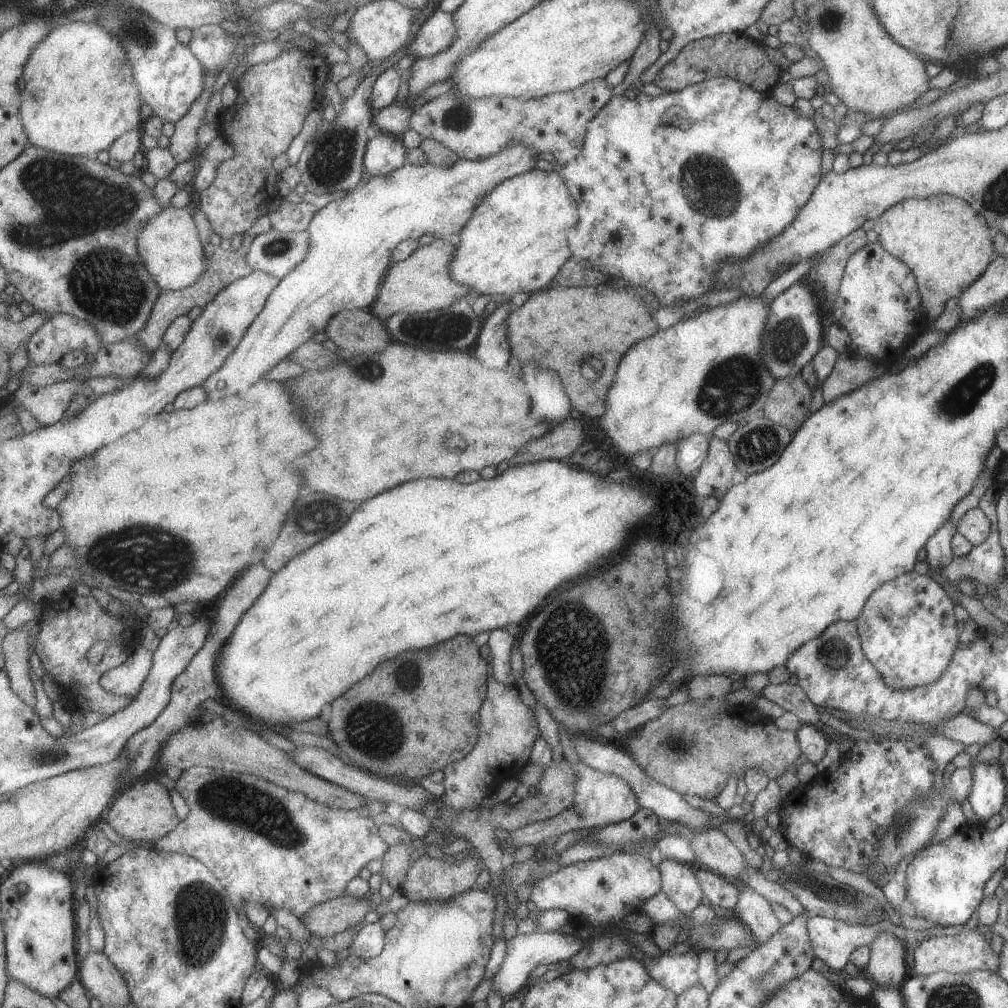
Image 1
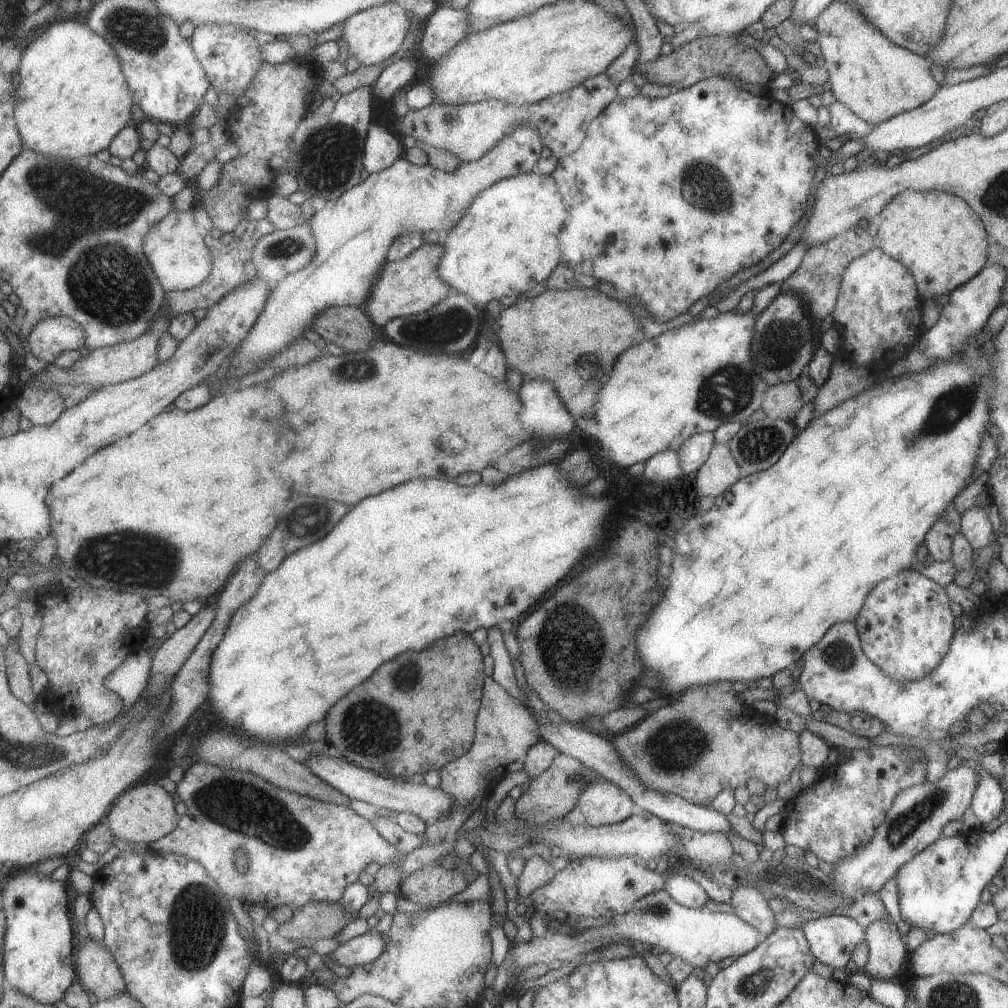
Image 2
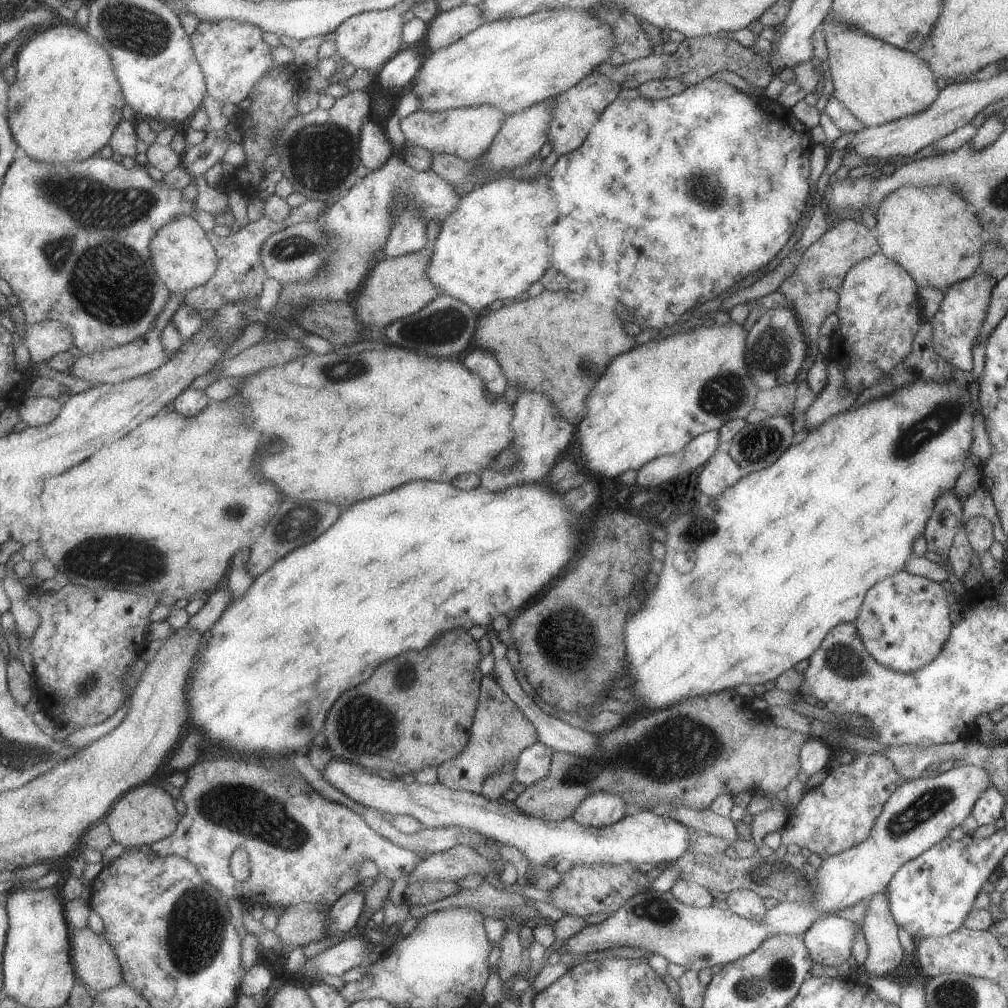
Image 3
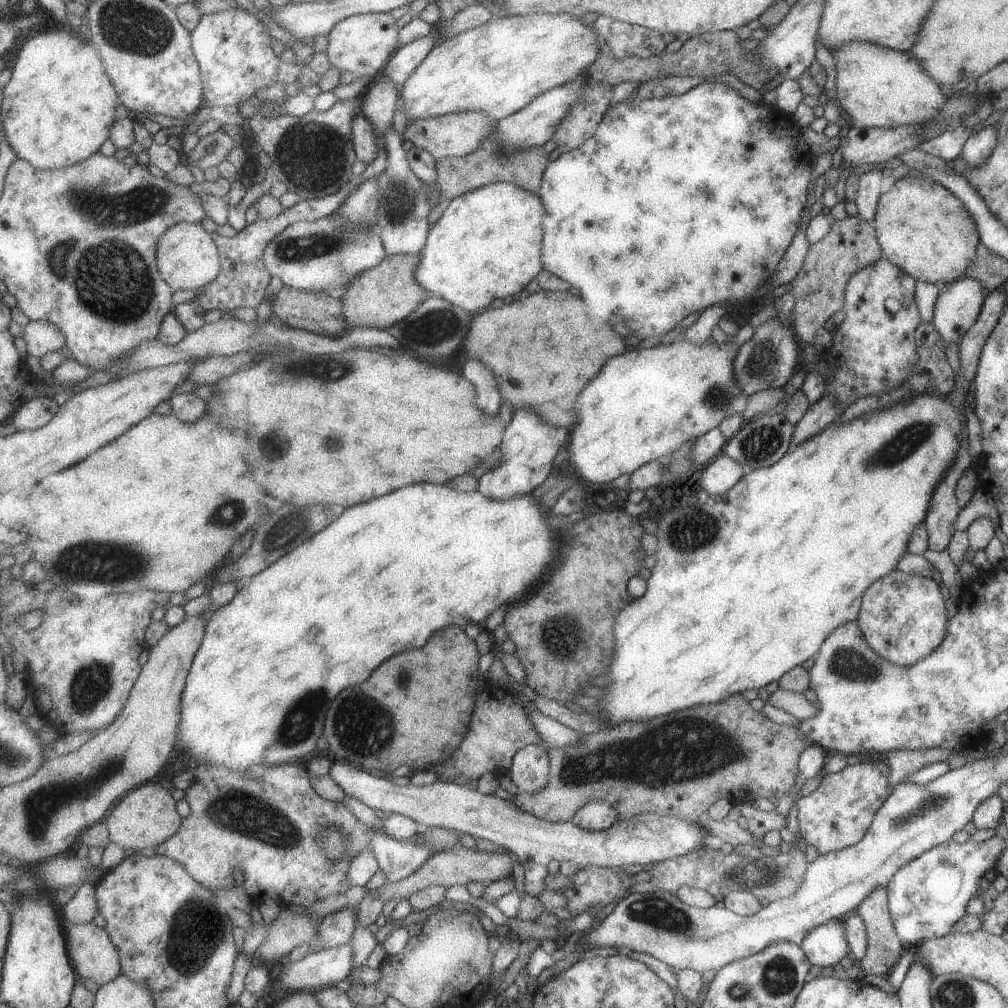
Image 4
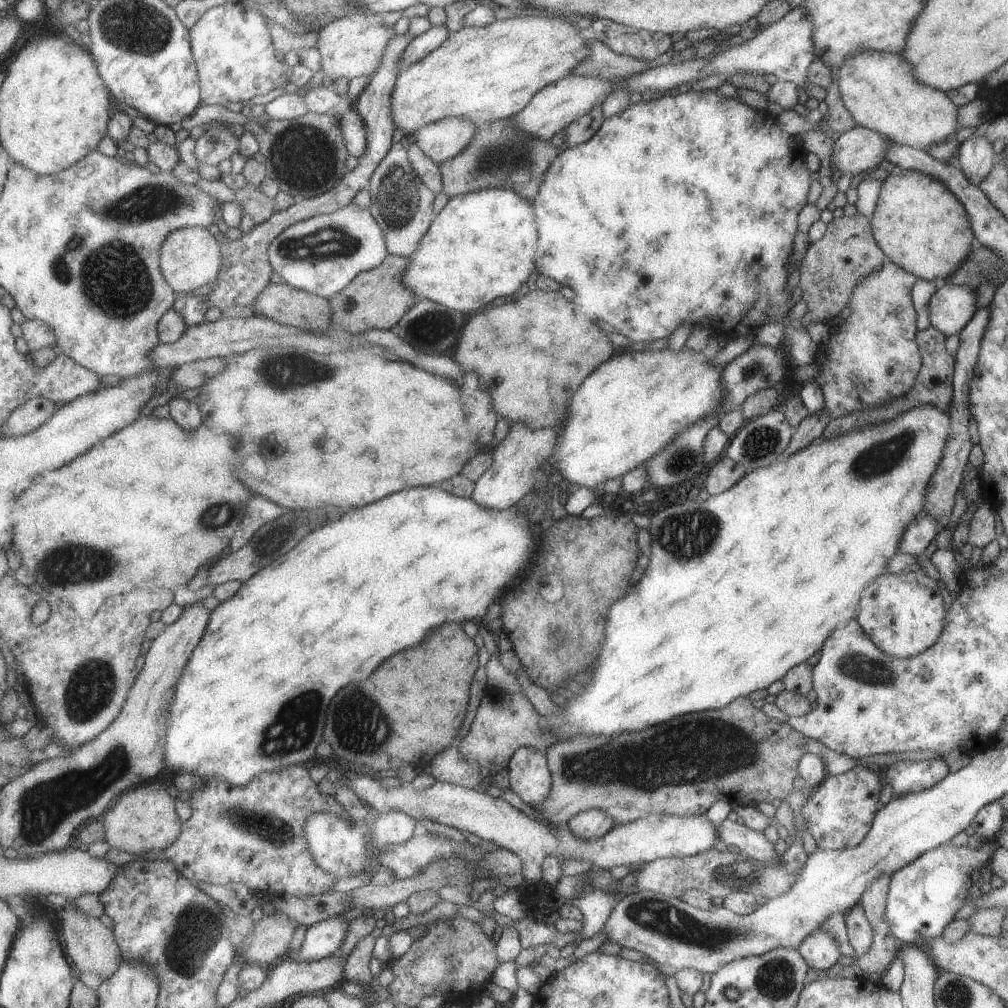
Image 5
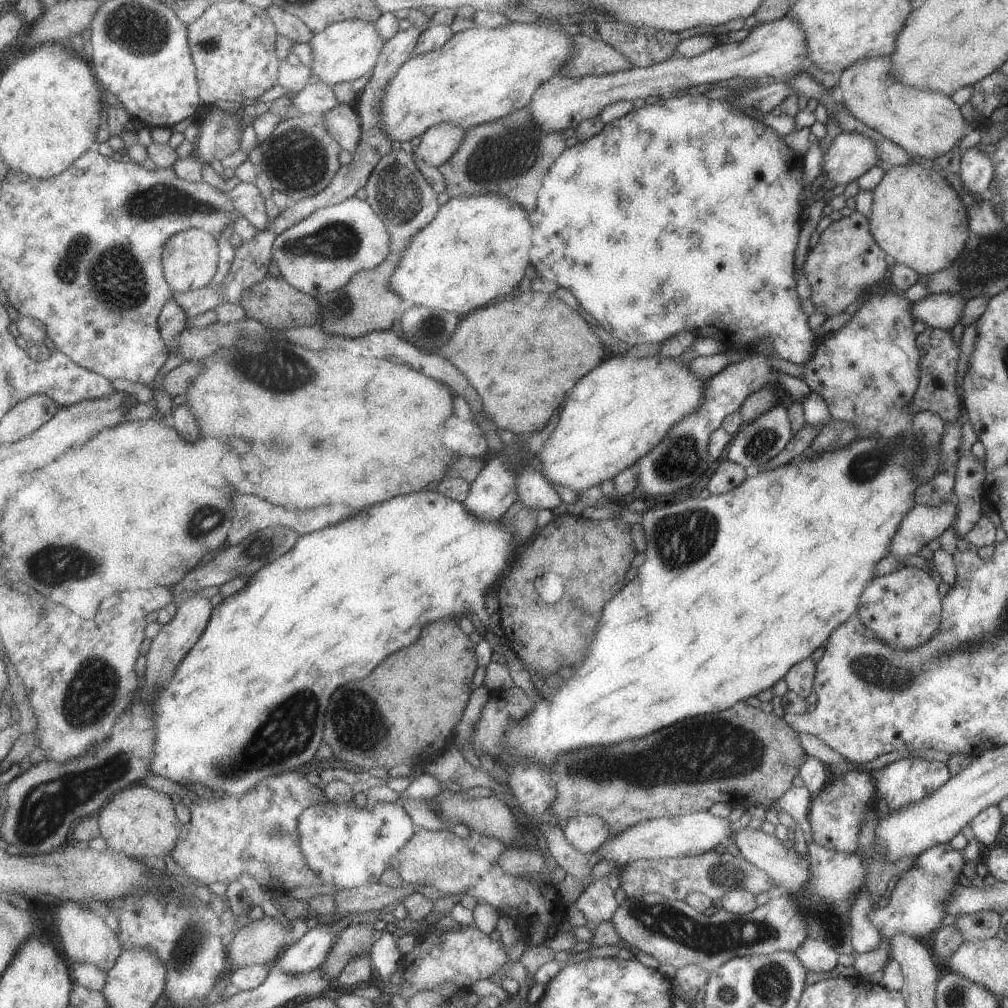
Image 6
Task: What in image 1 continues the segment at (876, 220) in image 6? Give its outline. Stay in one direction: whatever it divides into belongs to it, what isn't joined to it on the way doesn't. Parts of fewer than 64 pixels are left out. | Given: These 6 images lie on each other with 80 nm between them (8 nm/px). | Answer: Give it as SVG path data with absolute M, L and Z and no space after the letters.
M955 195L906 198L883 211L877 242L909 267L918 286L922 311L930 323L941 314L949 298L958 297L993 260L993 231L986 220Z

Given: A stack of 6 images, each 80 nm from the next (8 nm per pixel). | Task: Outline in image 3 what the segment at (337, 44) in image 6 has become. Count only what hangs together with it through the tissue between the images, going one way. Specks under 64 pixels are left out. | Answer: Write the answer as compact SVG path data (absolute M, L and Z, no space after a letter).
M398 6L356 14L343 22L335 32L336 36L333 39L338 44L337 58L355 65L357 70L379 72L390 59L395 58L405 48L405 26L403 13Z

